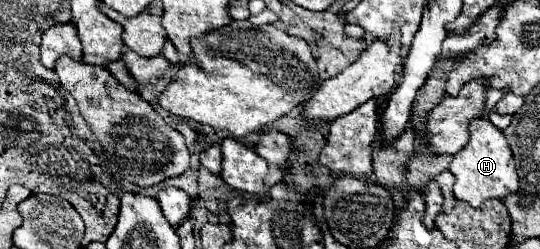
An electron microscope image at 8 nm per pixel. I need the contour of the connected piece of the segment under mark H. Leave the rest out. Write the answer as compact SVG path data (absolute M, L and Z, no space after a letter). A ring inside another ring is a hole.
M485 117L471 121L469 131L471 141L459 153L455 153L449 165L449 171L457 179L453 187L455 197L459 201L467 201L473 207L481 207L487 199L503 199L515 193L515 189L519 189L519 175L505 135Z

